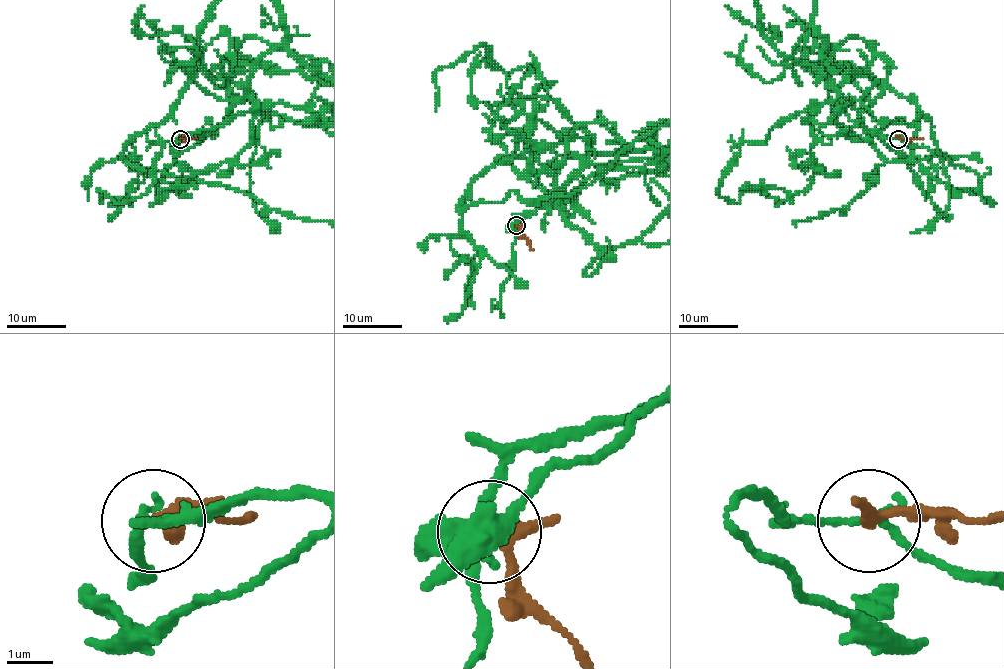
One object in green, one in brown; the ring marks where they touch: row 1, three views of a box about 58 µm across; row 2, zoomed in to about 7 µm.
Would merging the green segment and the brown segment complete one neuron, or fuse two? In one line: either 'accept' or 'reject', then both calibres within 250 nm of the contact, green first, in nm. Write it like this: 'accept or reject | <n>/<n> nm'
reject | 190/240 nm

